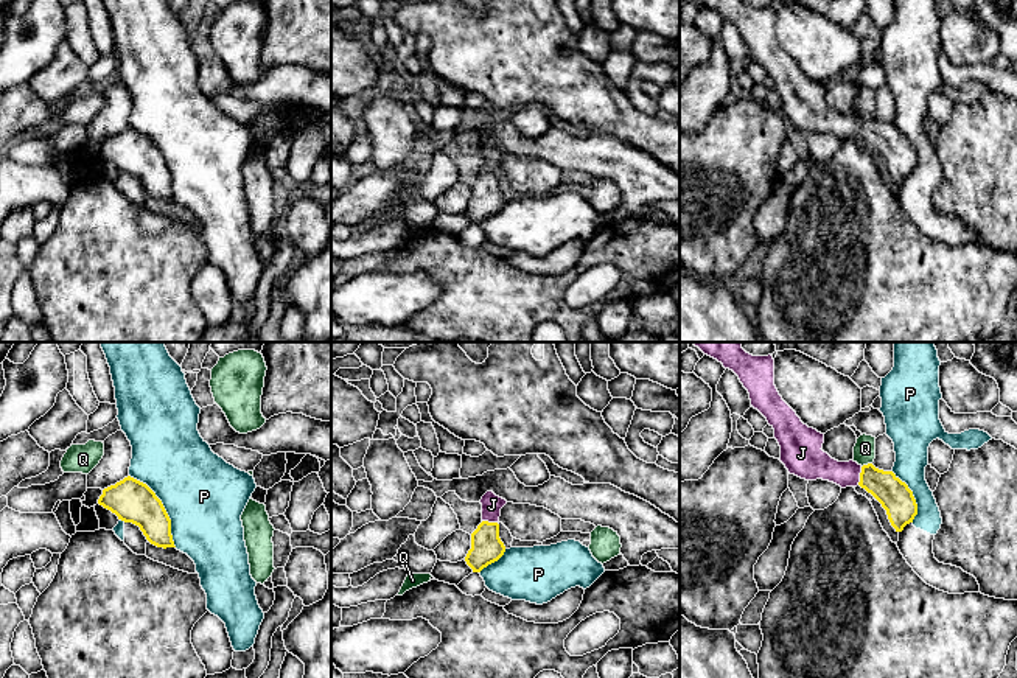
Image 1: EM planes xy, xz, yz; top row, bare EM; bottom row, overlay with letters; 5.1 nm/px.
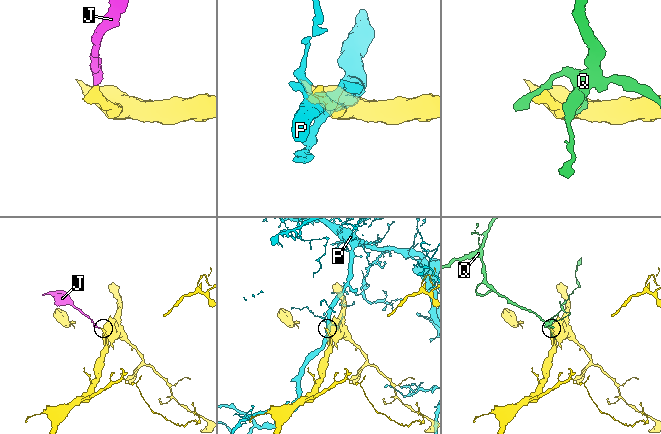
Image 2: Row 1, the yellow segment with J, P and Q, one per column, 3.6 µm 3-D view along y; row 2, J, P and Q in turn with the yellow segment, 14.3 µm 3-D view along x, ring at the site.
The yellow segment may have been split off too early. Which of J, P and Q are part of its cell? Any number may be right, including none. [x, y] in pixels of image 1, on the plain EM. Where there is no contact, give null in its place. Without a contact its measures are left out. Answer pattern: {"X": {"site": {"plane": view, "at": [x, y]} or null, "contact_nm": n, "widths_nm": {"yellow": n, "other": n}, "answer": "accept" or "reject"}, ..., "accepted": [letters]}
{"J": {"site": {"plane": "yz", "at": [860, 128]}, "contact_nm": 100, "widths_nm": {"yellow": 170, "other": 160}, "answer": "accept"}, "P": {"site": {"plane": "xy", "at": [164, 159]}, "contact_nm": 440, "widths_nm": {"yellow": 220, "other": 420}, "answer": "reject"}, "Q": {"site": {"plane": "yz", "at": [868, 115]}, "contact_nm": 60, "widths_nm": {"yellow": 170, "other": 110}, "answer": "reject"}, "accepted": ["J"]}

